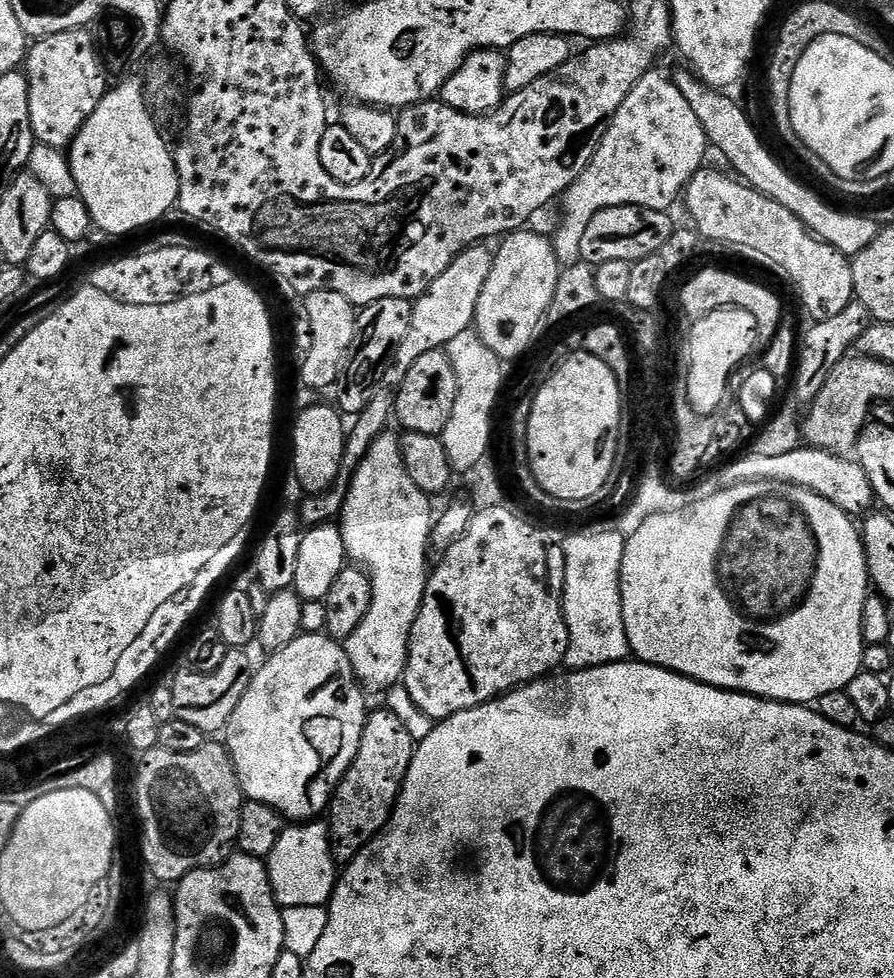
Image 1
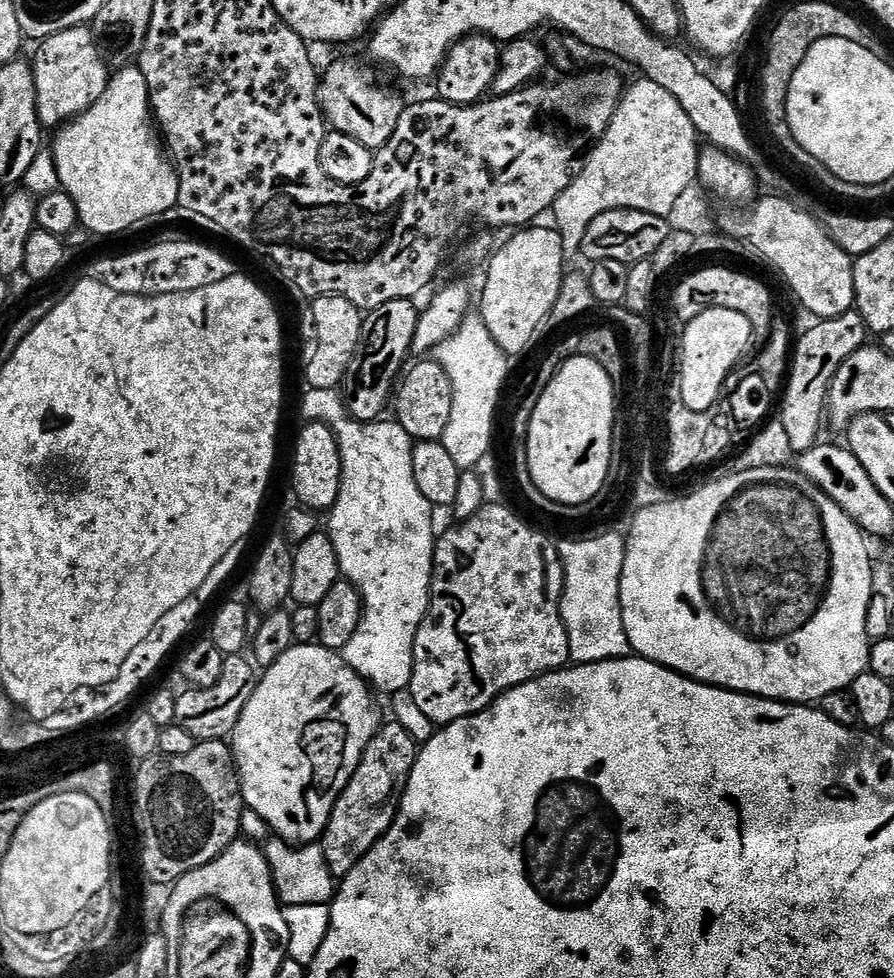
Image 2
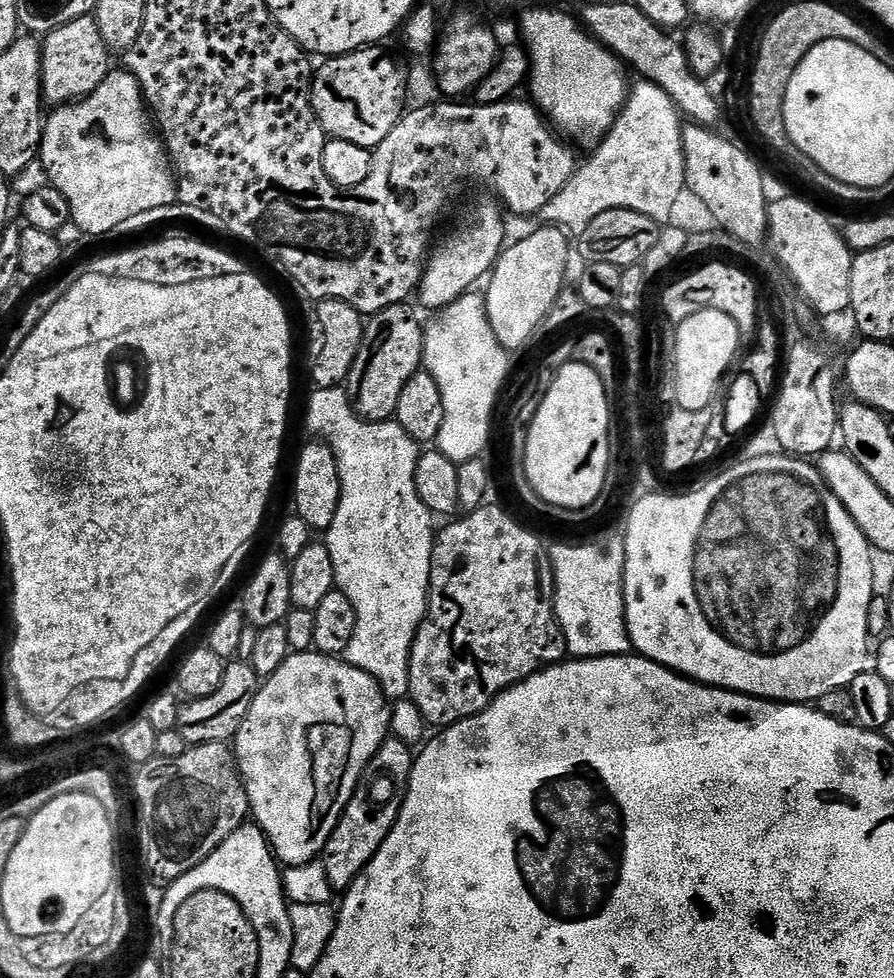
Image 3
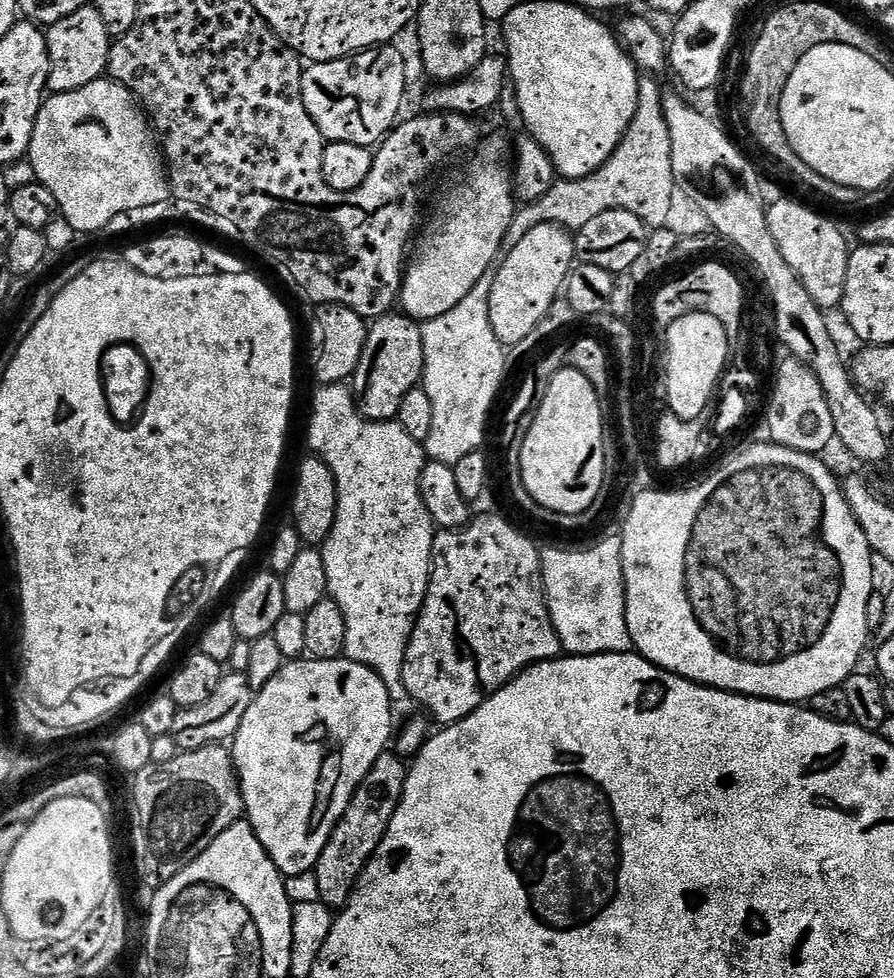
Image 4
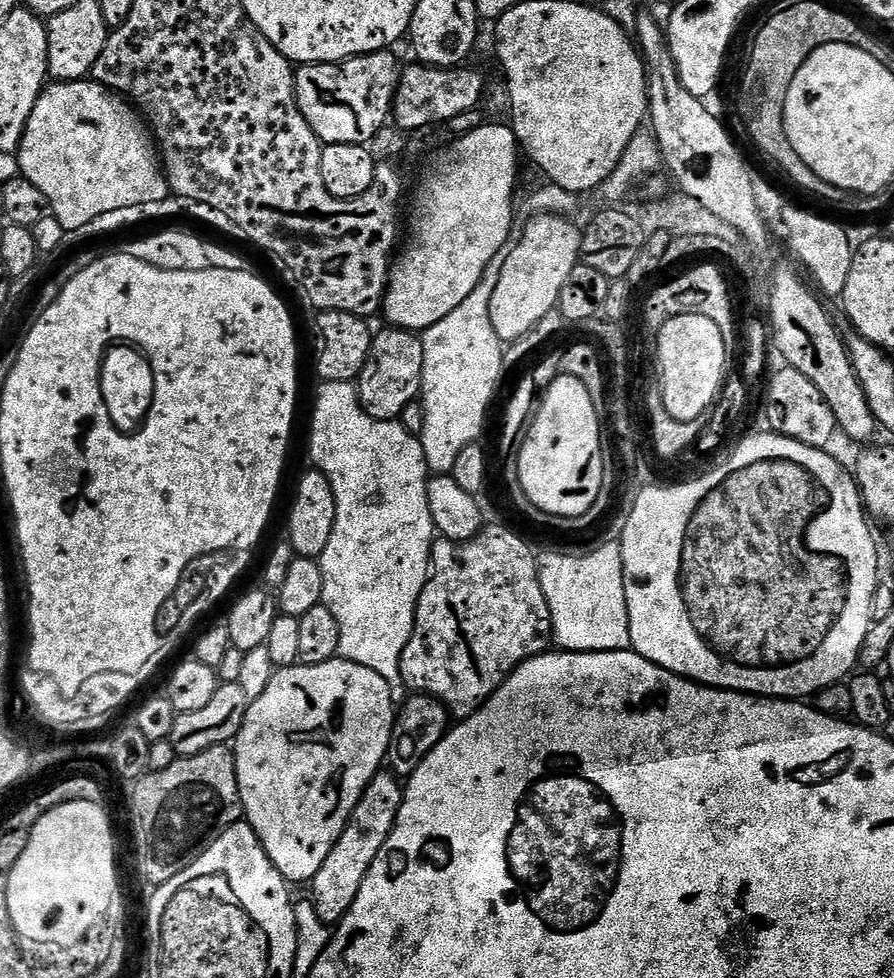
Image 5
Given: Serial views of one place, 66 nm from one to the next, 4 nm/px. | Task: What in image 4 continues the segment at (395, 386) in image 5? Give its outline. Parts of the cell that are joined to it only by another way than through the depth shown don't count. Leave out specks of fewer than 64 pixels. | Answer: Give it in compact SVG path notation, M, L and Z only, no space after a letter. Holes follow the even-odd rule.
M393 310L385 316L377 316L371 321L366 338L366 346L362 346L362 358L358 358L358 370L350 381L350 391L355 399L356 408L368 420L395 421L405 401L406 394L417 388L424 379L424 347L422 346L423 327L403 311Z

